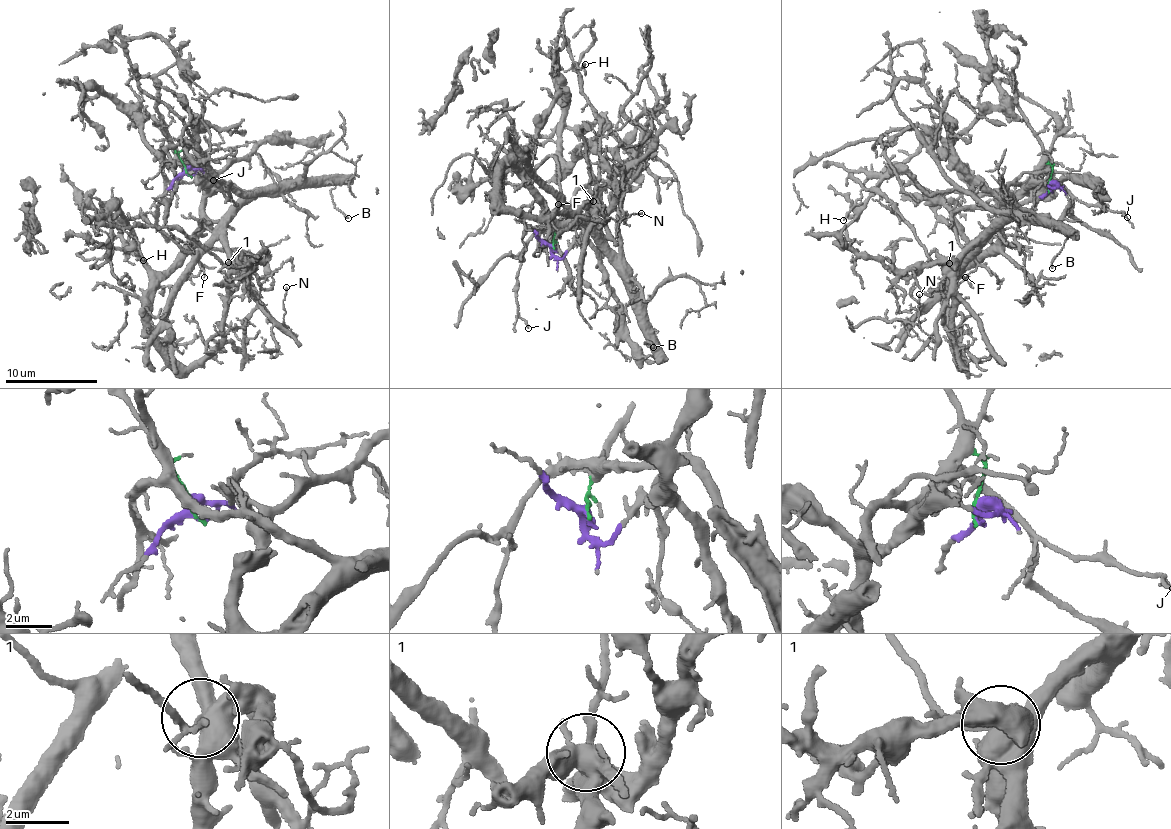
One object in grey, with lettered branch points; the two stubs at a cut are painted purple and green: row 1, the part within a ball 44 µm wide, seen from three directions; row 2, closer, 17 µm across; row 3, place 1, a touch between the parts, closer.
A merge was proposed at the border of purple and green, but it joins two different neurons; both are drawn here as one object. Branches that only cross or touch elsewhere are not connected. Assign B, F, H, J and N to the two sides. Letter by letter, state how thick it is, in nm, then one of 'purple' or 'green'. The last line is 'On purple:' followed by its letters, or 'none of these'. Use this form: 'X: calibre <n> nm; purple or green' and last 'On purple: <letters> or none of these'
B: calibre 120 nm; green
F: calibre 100 nm; green
H: calibre 140 nm; green
J: calibre 130 nm; green
N: calibre 110 nm; green
On purple: none of these

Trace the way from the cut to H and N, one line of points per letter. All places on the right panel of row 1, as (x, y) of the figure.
H: (1048, 186), (1047, 164), (1007, 187), (1010, 210), (951, 264), (933, 262), (882, 193), (865, 190), (842, 220)
N: (1048, 186), (1047, 164), (1007, 187), (1010, 210), (961, 261), (934, 330), (935, 341), (919, 325), (920, 294)

